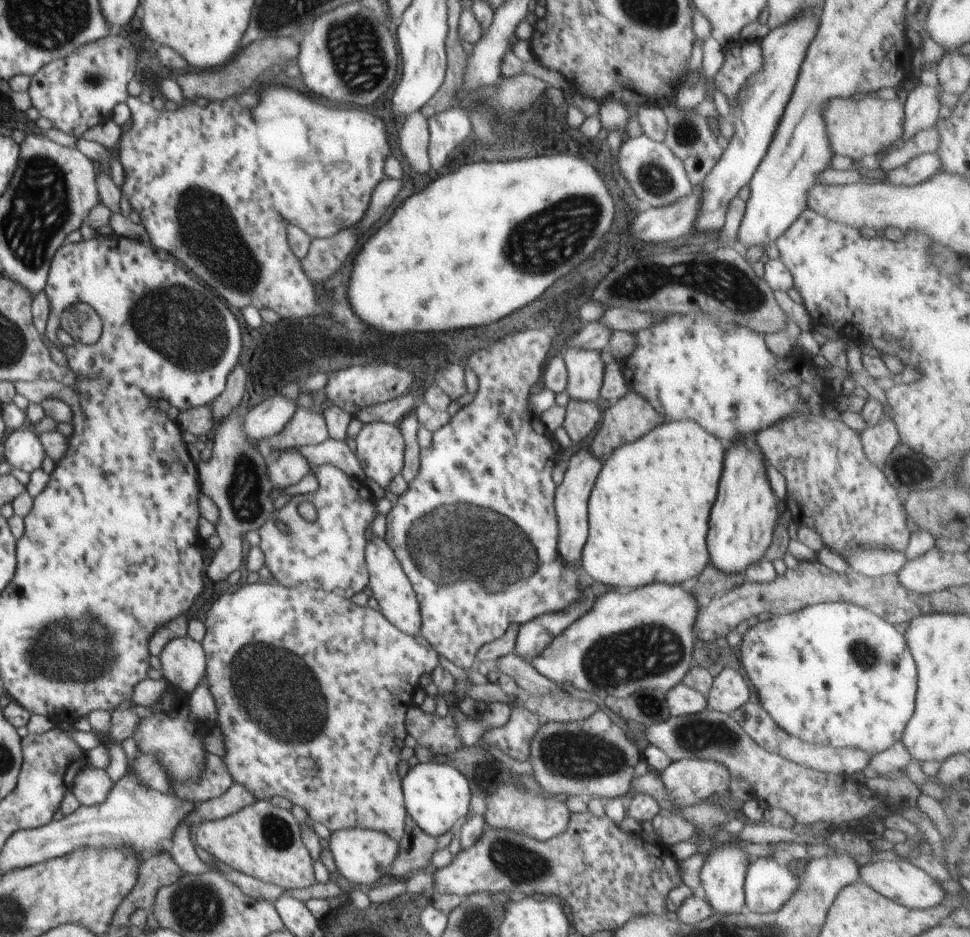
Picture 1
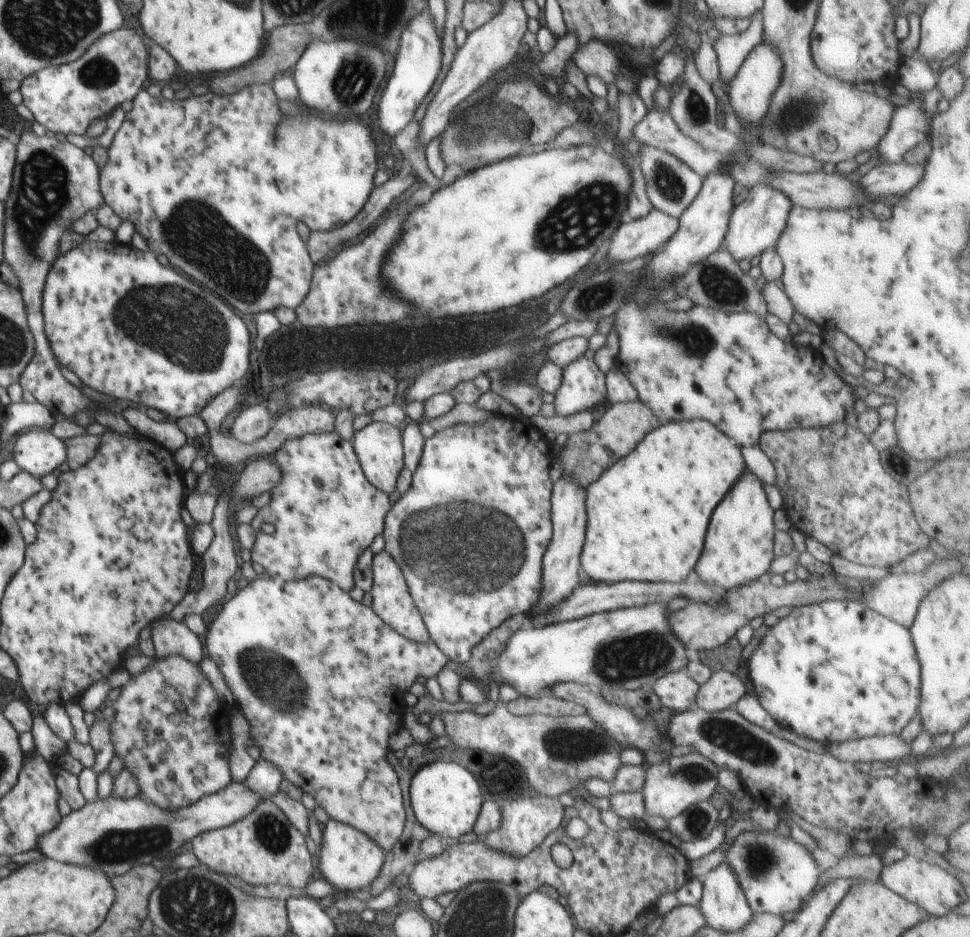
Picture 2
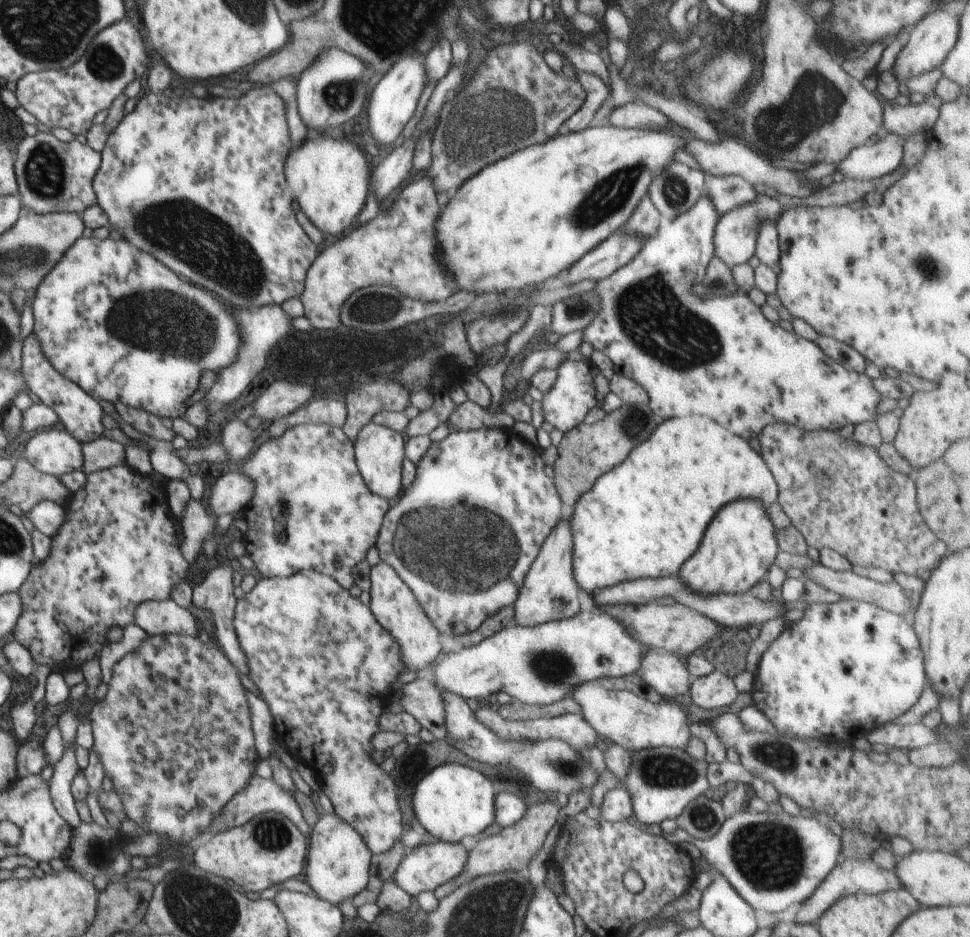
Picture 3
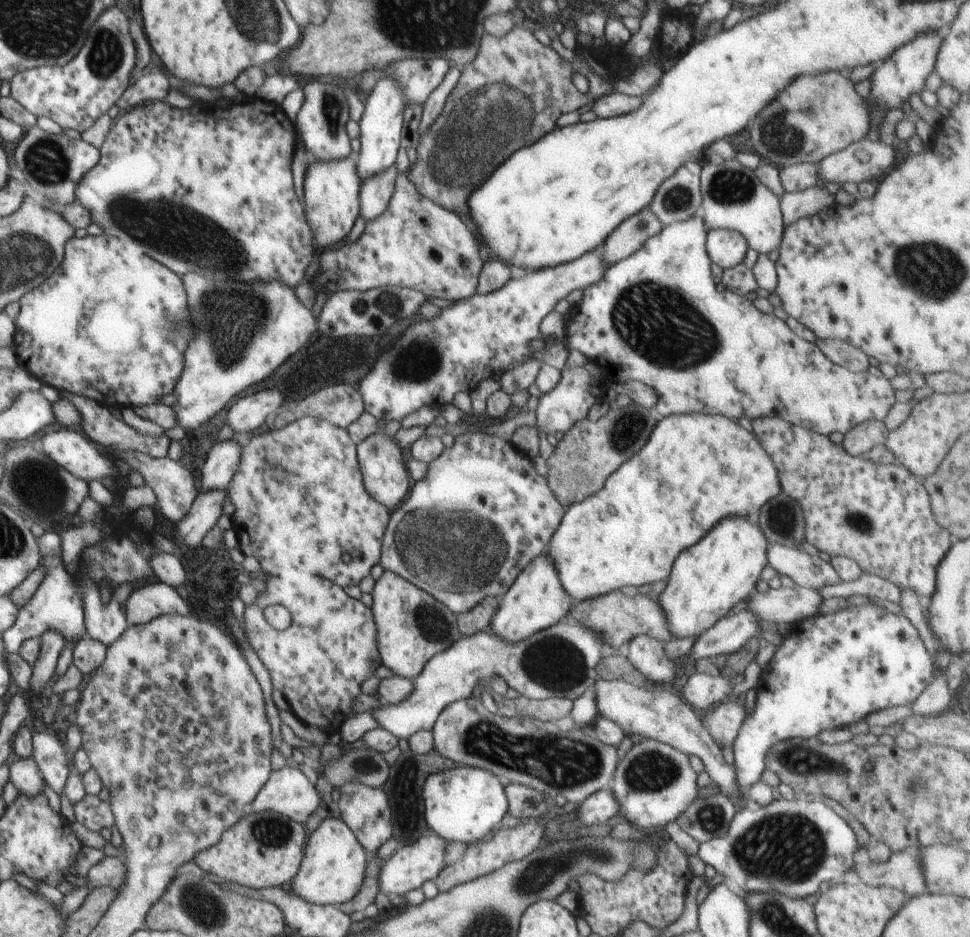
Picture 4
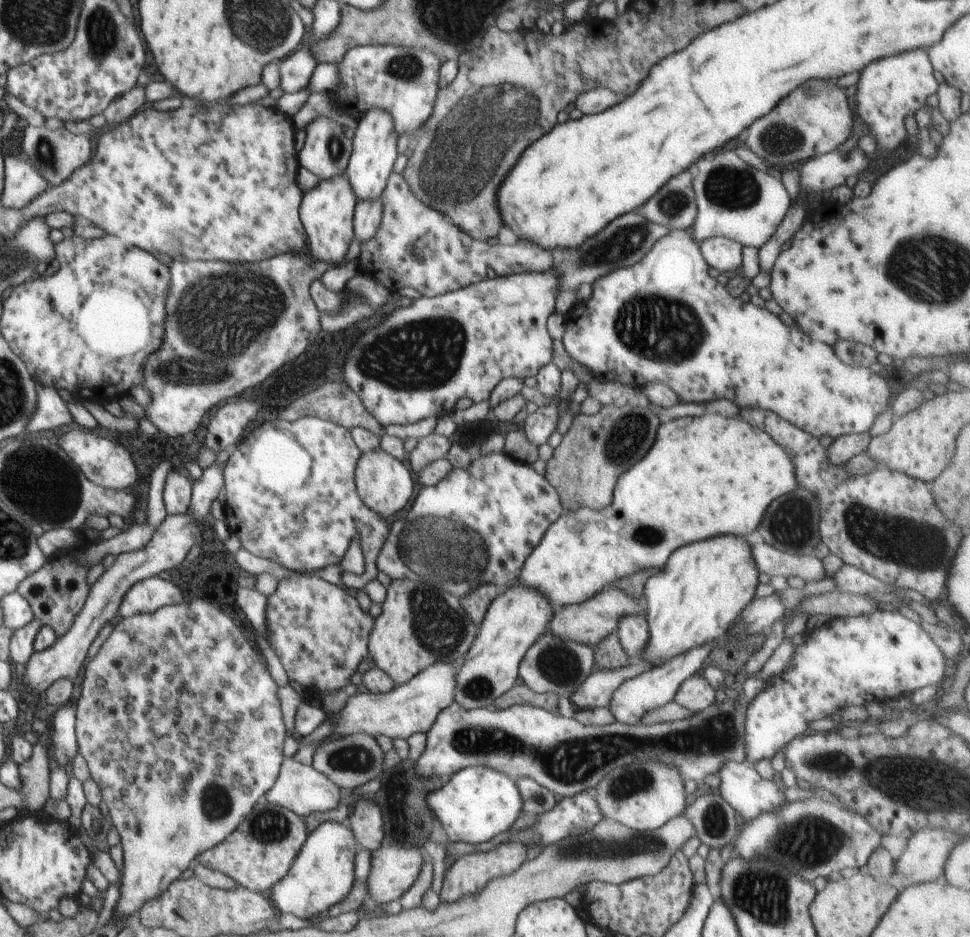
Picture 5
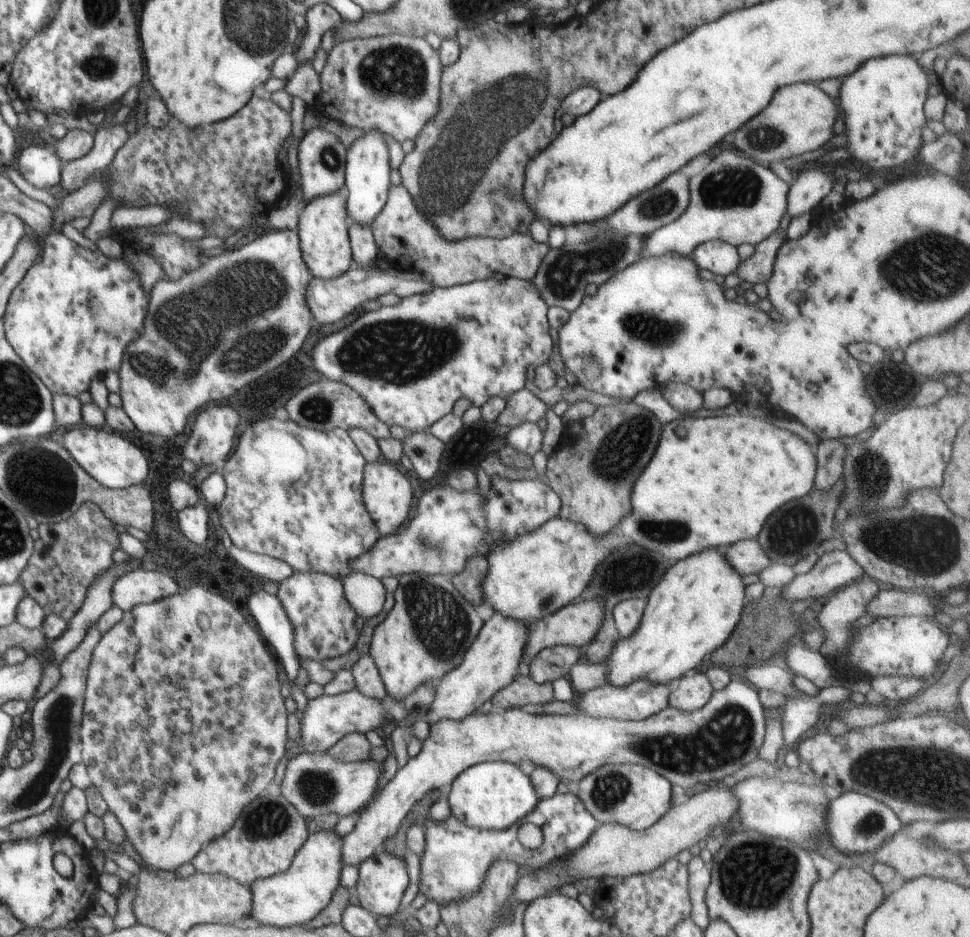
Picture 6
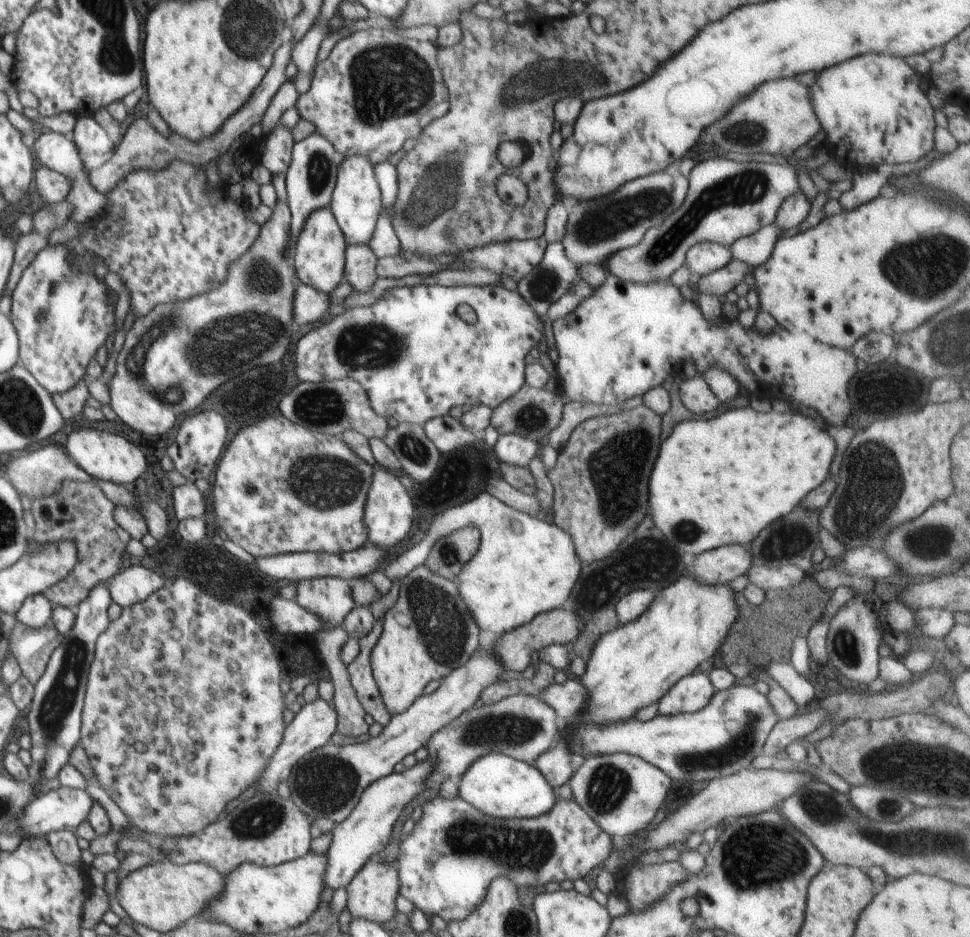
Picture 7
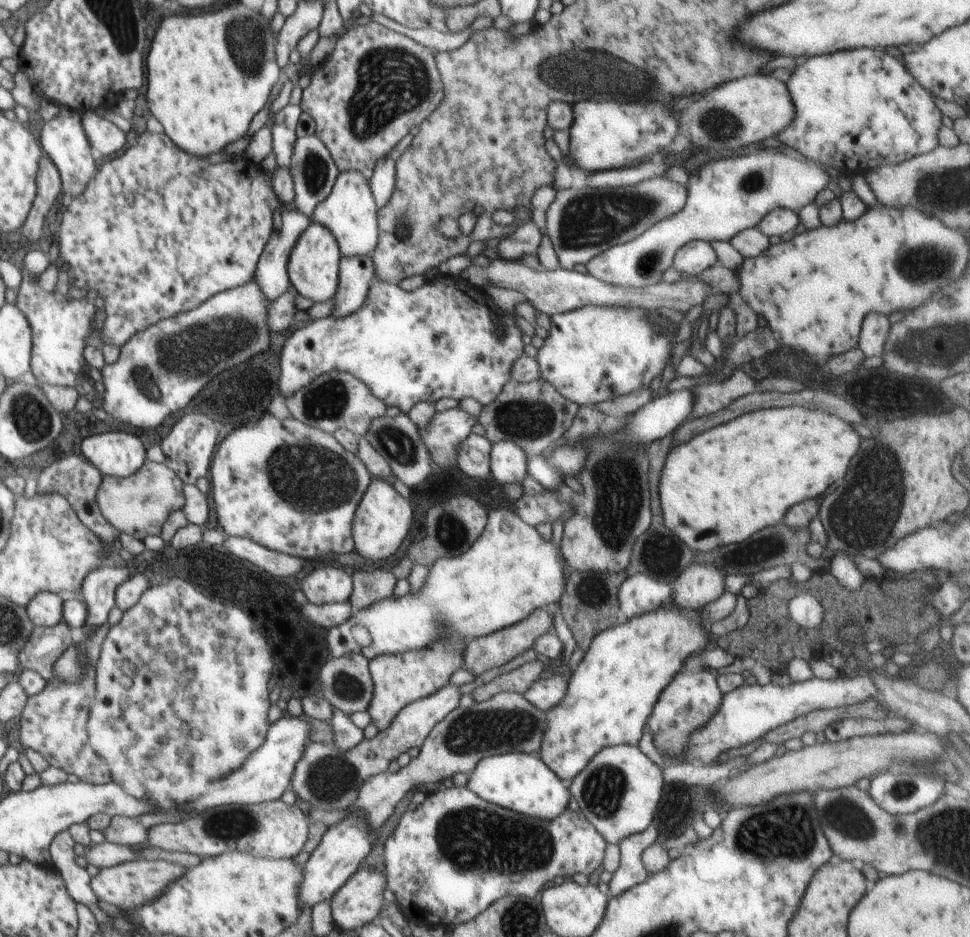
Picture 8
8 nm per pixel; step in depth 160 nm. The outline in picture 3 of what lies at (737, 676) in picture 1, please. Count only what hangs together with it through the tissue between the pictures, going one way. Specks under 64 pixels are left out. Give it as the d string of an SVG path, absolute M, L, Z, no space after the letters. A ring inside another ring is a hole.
M713 671L708 676L693 678L690 686L692 702L708 710L730 706L738 694L734 680L719 671Z

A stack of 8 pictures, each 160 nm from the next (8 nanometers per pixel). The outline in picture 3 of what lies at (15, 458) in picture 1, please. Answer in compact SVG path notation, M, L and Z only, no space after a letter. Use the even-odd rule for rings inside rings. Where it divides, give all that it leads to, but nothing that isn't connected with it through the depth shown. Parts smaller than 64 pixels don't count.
M44 429L26 442L26 460L44 474L60 477L84 470L82 444L68 430Z

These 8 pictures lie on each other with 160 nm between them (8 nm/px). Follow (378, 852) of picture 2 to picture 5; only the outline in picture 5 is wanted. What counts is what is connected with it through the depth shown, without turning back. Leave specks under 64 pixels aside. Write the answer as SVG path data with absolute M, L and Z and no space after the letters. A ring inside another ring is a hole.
M345 822L321 823L307 836L288 874L271 890L270 902L277 914L294 914L298 918L310 919L318 913L328 912L331 906L344 900L355 883L355 858L359 848Z

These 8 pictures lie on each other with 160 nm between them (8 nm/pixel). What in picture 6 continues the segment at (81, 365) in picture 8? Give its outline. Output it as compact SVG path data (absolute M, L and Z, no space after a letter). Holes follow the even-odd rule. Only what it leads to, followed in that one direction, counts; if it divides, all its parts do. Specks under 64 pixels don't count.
M61 232L50 233L45 237L45 245L41 260L35 263L28 269L28 272L20 281L20 284L16 285L16 288L12 291L8 299L5 308L6 312L2 318L5 335L7 341L16 351L16 354L23 360L23 363L42 380L44 386L47 386L52 394L64 392L64 394L68 394L68 396L77 397L80 392L86 392L86 390L88 390L92 378L96 378L96 376L103 378L109 370L114 370L114 372L117 373L119 372L121 369L122 357L127 350L128 344L140 338L140 335L145 331L144 319L148 312L148 305L151 298L149 294L146 294L142 289L136 272L123 257L108 258L108 256L104 256L102 251L84 248L70 238L67 238Z

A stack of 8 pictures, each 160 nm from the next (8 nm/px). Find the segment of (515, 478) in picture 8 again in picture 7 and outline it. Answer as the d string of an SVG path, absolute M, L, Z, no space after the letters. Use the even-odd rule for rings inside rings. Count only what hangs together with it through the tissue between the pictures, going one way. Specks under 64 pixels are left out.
M506 433L499 436L494 450L500 462L526 467L530 460L536 456L539 447L540 443L527 436Z

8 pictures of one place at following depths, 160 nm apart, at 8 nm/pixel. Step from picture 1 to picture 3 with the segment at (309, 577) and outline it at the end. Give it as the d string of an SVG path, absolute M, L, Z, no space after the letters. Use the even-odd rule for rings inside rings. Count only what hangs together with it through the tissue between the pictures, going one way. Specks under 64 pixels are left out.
M300 424L279 438L261 438L250 460L239 470L254 482L254 496L242 510L248 531L242 542L254 568L263 577L287 577L311 569L336 580L349 590L355 584L352 570L366 560L377 539L390 504L372 493L362 479L354 444L340 427L326 424Z

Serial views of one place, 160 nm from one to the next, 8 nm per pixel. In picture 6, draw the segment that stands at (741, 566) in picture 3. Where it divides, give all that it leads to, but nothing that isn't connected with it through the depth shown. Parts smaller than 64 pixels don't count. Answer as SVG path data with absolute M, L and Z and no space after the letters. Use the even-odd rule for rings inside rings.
M714 547L671 564L647 596L643 617L636 632L628 638L621 638L607 659L609 684L621 687L637 680L675 684L682 675L707 661L709 654L728 640L740 620L746 604L742 577L727 561L724 550Z

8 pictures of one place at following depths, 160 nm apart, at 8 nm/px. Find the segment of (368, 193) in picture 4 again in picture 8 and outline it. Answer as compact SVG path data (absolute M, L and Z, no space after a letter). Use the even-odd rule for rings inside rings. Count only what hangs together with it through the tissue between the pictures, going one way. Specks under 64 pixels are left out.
M371 254L341 257L339 262L339 283L334 298L335 317L343 317L360 308L366 300L377 272Z

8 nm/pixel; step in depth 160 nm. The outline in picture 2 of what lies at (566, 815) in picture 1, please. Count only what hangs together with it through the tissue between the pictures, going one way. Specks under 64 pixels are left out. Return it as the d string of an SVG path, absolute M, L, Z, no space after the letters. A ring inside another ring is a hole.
M518 796L502 801L501 827L484 837L484 844L496 852L506 852L514 858L527 856L544 842L546 836L557 830L564 820L565 808L556 797Z

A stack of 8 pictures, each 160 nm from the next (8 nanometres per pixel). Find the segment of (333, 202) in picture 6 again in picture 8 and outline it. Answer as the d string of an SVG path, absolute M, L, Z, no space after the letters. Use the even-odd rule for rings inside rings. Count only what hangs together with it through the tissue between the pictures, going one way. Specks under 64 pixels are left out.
M312 221L296 241L287 264L291 286L315 303L334 299L339 283L341 257L339 242L333 232L319 222Z

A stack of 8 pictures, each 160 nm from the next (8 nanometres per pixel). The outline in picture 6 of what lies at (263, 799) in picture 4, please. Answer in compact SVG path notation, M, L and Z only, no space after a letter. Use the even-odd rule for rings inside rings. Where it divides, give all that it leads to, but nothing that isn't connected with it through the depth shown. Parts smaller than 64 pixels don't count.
M296 753L286 766L284 779L279 785L281 795L296 807L296 810L307 820L316 818L316 816L324 816L324 814L338 814L339 817L348 816L352 812L359 811L365 806L376 792L378 776L382 764L374 760L363 763L343 763L331 757L326 753Z

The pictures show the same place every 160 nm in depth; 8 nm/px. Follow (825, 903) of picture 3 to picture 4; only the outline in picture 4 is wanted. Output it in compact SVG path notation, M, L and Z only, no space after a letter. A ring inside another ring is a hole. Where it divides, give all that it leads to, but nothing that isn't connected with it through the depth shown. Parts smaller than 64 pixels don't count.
M908 847L904 851L892 852L891 857L884 862L876 862L868 850L860 850L855 854L855 863L853 864L856 874L862 882L873 887L892 887L904 892L908 898L920 896L920 890L925 886L924 875L921 869L919 850L914 847Z

